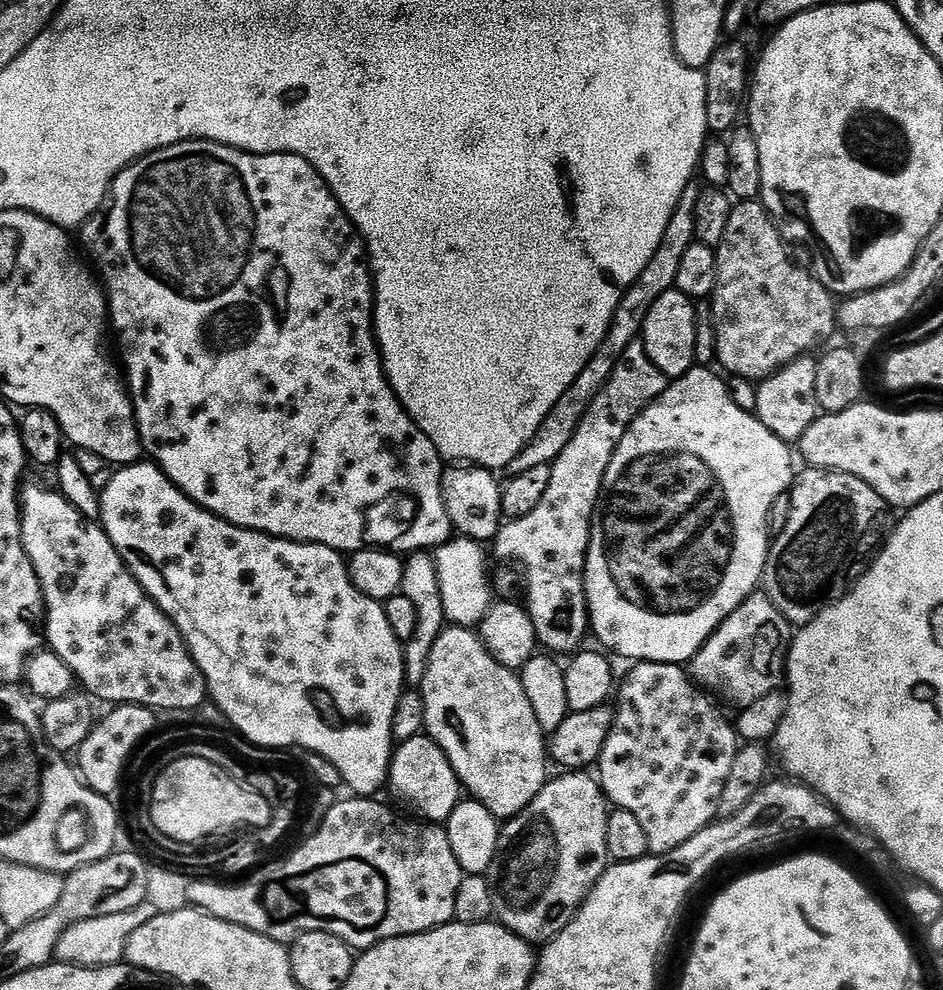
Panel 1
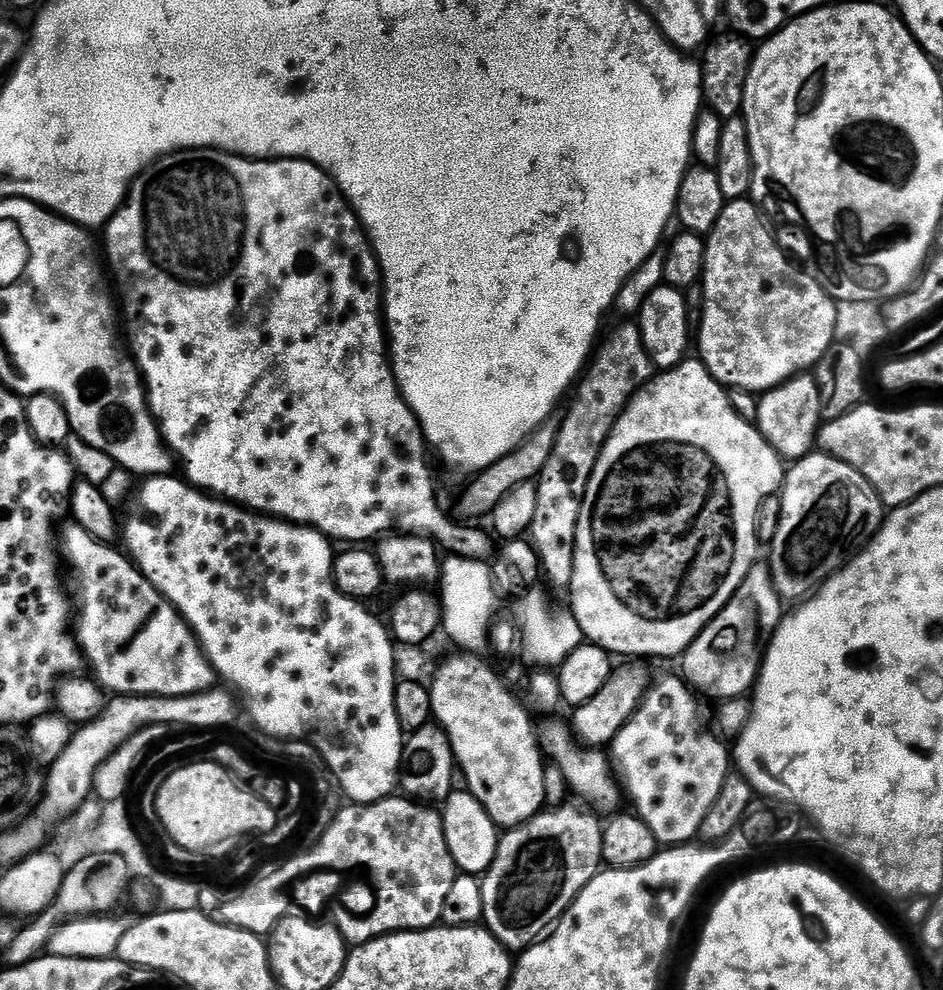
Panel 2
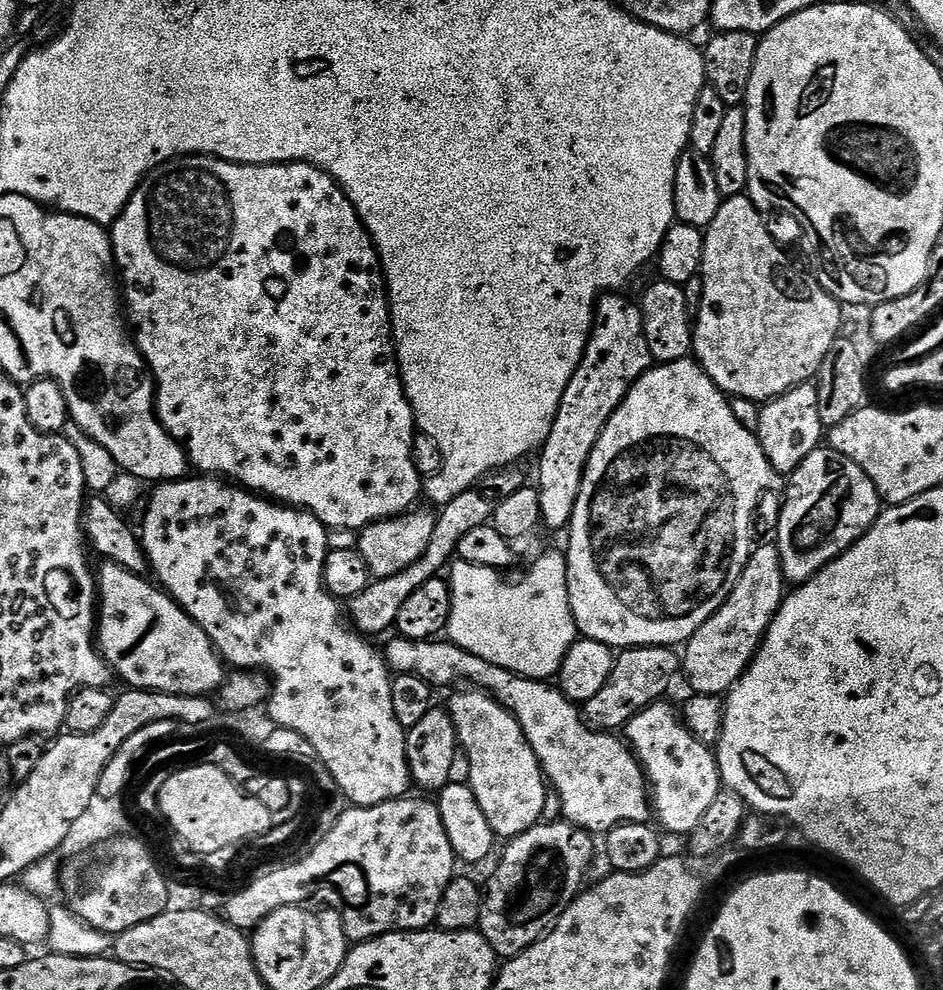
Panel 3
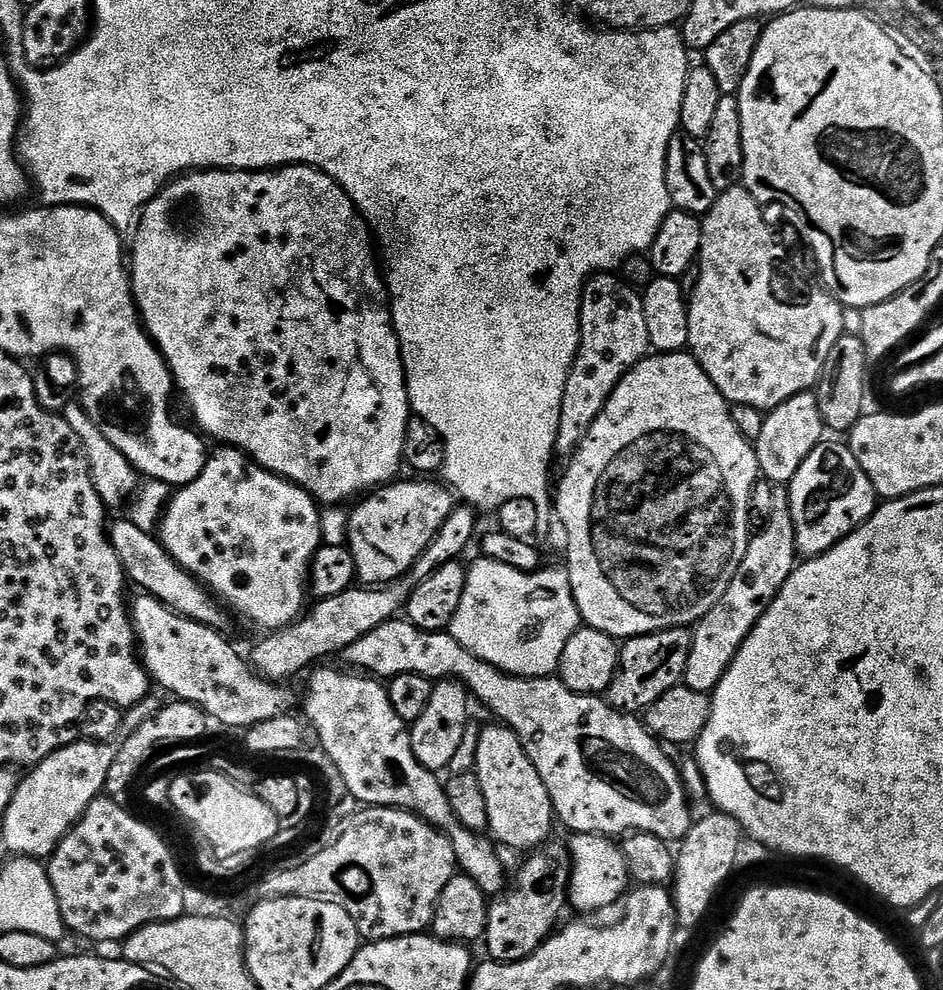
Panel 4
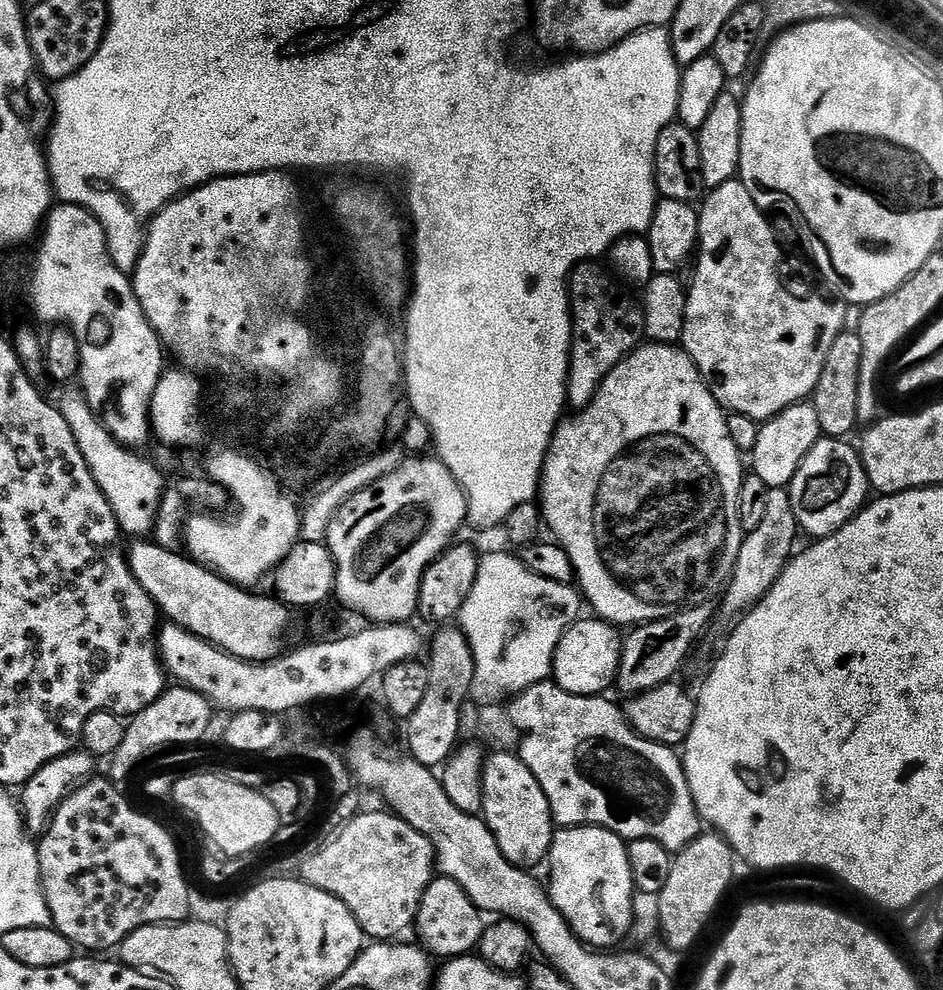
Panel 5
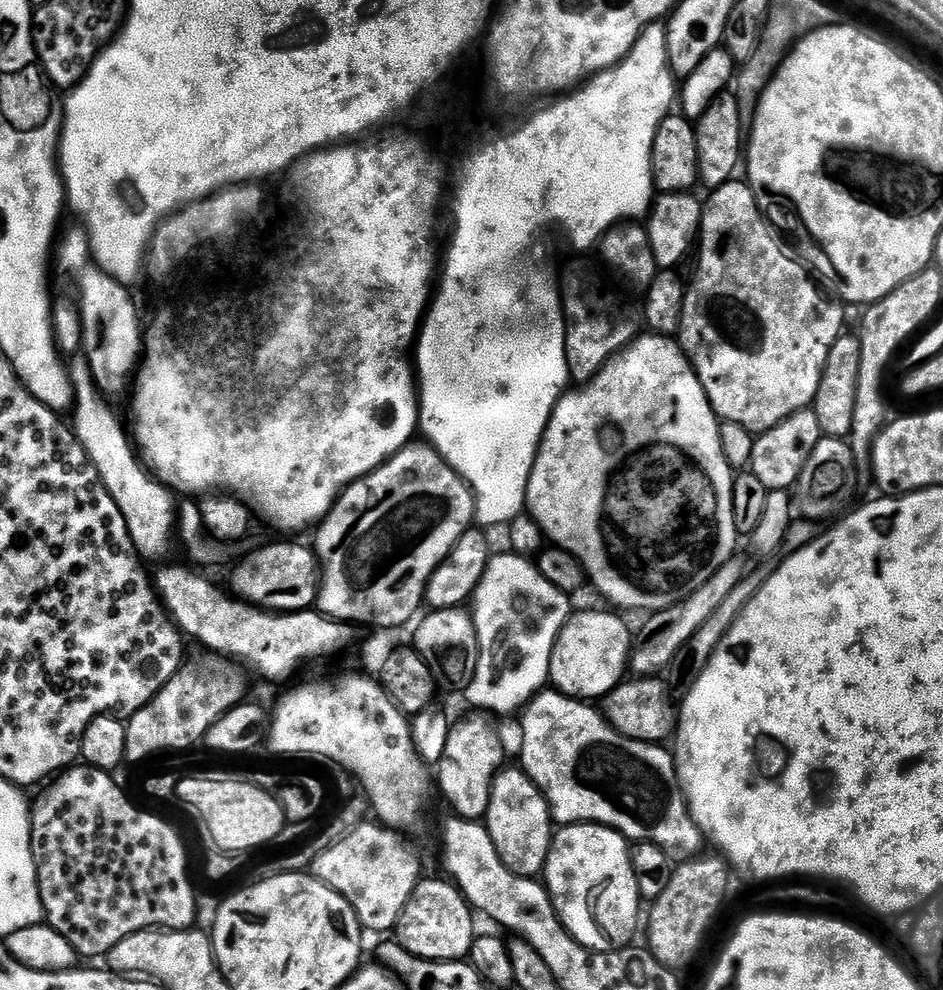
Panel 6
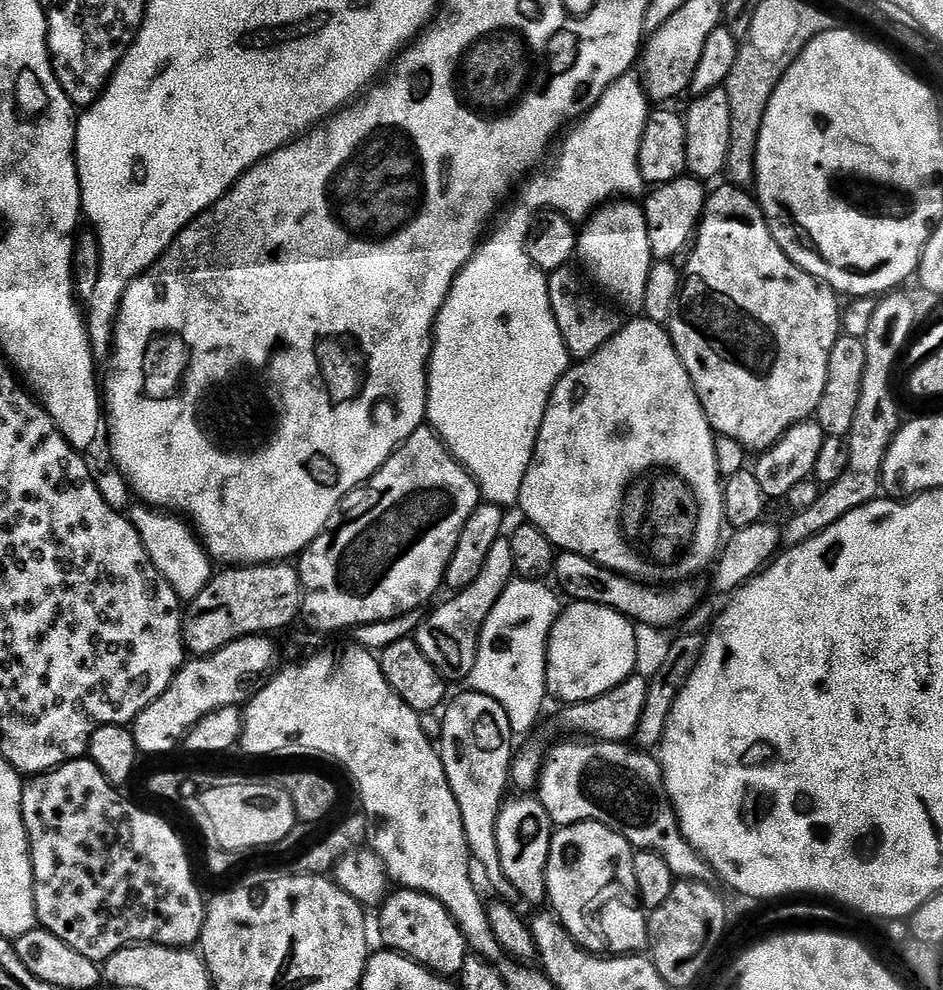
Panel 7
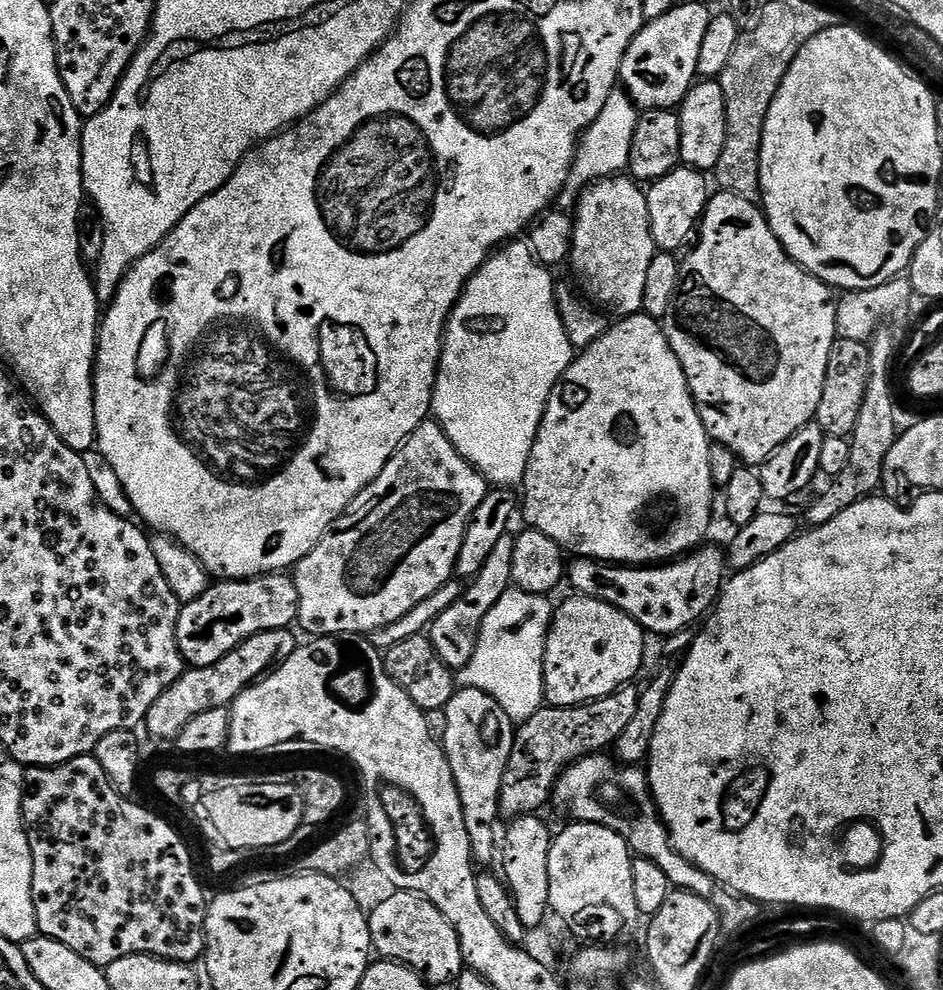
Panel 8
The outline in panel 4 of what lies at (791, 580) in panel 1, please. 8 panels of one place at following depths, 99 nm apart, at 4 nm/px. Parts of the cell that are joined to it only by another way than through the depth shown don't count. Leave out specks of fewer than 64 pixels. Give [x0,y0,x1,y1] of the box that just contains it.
[787,442,878,557]

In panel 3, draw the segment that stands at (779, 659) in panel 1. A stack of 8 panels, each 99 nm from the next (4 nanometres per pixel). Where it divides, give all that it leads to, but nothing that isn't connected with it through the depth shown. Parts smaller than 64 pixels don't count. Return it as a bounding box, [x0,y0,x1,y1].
[682,544,786,697]

